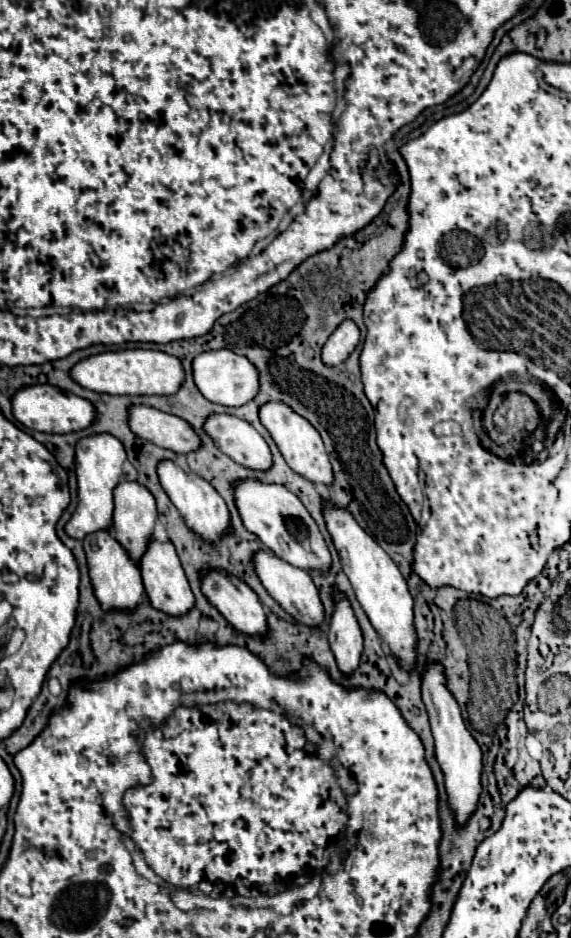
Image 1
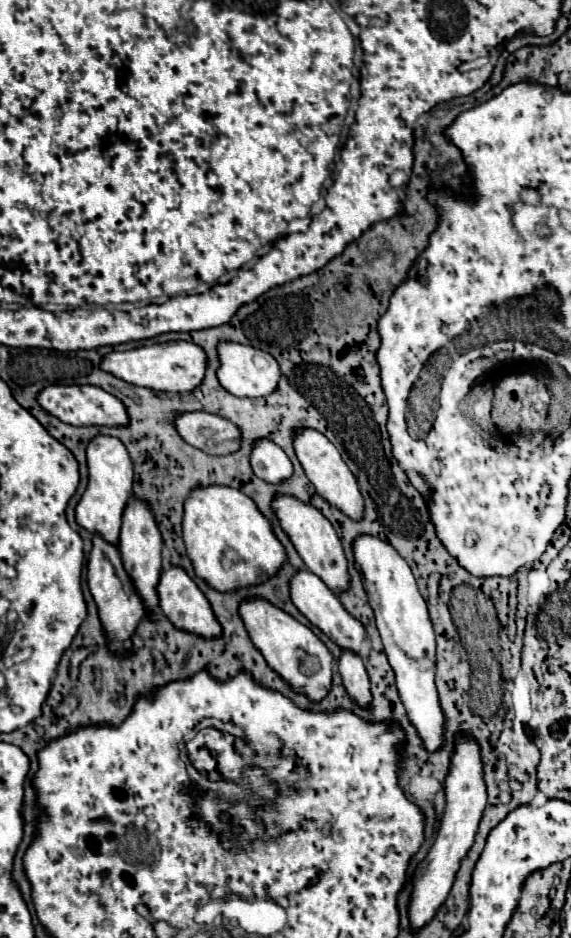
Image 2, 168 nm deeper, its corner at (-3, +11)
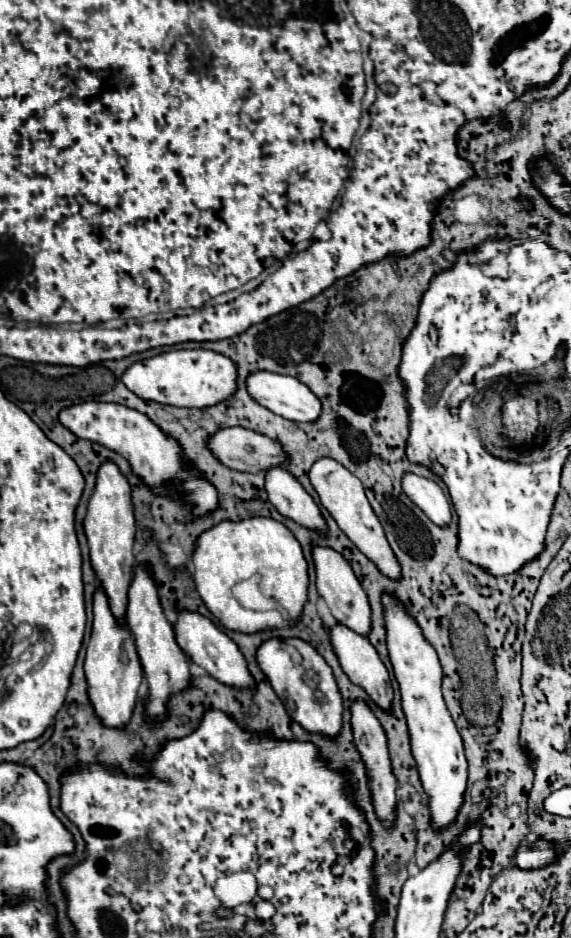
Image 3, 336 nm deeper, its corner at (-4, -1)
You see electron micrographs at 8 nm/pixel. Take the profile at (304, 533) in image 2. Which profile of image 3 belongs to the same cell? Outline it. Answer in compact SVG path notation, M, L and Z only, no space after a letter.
M312 546L312 560L314 560L314 568L316 568L318 594L326 600L332 616L340 624L366 636L366 632L370 632L370 606L368 606L366 592L358 584L358 578L354 576L348 560L340 552L336 552L328 546Z

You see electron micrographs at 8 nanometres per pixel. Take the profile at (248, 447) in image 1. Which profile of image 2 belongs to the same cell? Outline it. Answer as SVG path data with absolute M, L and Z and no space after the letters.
M271 440L255 442L251 468L261 480L269 484L281 484L281 480L289 480L289 476L293 476L293 464L289 456Z

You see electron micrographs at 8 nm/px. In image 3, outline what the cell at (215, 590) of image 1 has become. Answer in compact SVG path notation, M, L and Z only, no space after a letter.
M270 638L258 646L256 658L292 720L308 732L322 732L328 736L338 734L338 728L342 726L342 696L338 692L332 668L314 646L300 638Z

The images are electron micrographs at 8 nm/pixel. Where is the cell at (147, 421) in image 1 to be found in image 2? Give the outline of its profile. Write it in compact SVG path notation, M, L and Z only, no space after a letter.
M185 412L177 418L175 426L185 442L213 456L227 456L241 448L239 428L223 416L209 412Z

